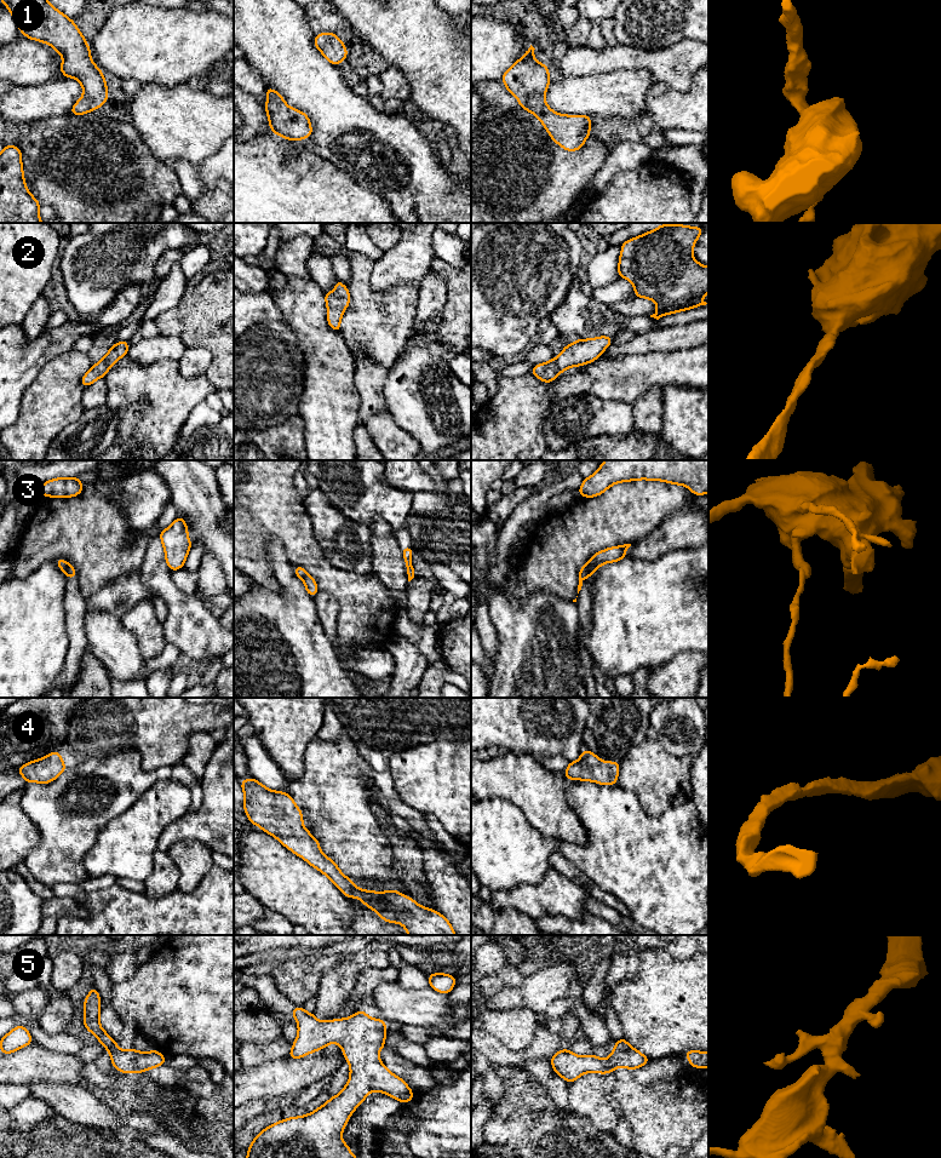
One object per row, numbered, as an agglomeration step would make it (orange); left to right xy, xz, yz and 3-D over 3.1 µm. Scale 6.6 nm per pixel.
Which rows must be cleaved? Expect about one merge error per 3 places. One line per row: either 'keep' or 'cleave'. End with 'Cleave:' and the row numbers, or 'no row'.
1: keep
2: keep
3: cleave
4: keep
5: keep
Cleave: 3

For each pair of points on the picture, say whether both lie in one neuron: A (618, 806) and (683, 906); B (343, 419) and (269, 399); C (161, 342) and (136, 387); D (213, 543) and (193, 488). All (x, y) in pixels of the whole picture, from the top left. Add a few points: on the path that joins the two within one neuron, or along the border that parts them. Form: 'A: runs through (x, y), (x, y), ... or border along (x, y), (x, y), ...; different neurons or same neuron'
A: runs through (620, 831), (632, 843), (632, 847), (666, 881); same neuron
B: border along (304, 379), (298, 414); different neurons
C: border along (126, 355), (144, 365), (162, 360), (177, 361); different neurons
D: runs through (211, 529), (199, 502); same neuron

